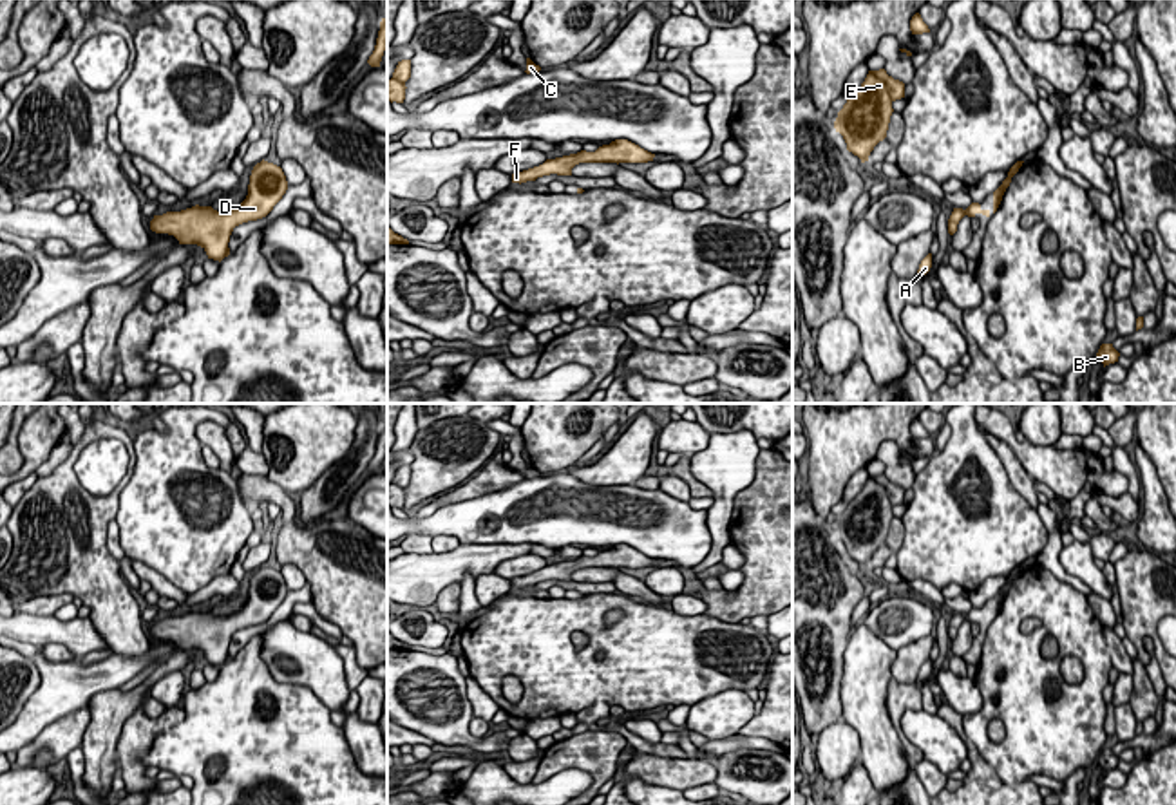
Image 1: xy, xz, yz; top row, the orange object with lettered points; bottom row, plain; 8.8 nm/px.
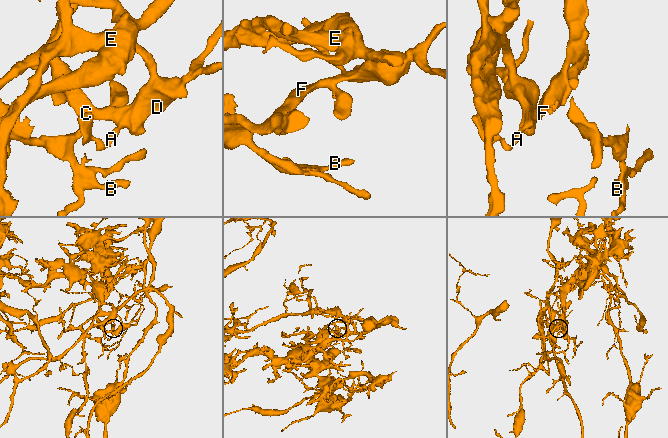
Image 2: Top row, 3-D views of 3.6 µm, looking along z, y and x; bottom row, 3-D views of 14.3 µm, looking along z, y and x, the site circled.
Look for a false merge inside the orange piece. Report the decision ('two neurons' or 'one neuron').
one neuron

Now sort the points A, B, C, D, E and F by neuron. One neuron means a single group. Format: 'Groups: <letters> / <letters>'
Groups: A B C D E F

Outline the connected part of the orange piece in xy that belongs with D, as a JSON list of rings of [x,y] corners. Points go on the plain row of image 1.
[[[261,566],[253,572],[246,604],[232,615],[192,611],[181,617],[154,620],[150,635],[174,640],[179,649],[201,651],[208,664],[223,666],[230,660],[230,640],[235,631],[266,622],[288,595],[280,572]]]

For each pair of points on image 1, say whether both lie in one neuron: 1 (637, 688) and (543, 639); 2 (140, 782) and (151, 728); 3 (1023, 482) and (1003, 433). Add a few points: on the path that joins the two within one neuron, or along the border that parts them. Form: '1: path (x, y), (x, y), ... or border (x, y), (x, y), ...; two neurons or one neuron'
1: path (614, 681), (585, 681), (567, 662); one neuron
2: path (134, 769), (134, 744), (138, 740); one neuron
3: border (983, 433), (1003, 440), (1032, 478); two neurons

